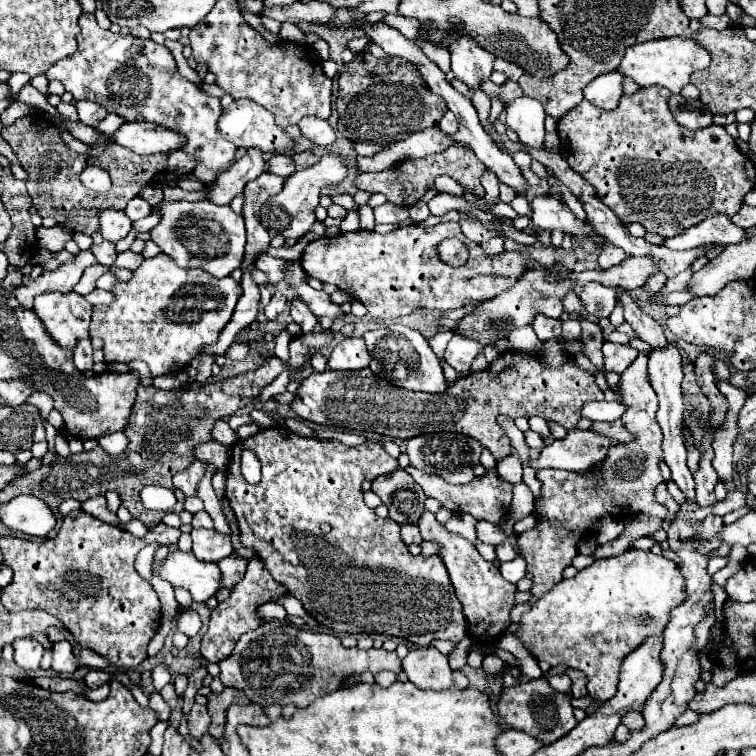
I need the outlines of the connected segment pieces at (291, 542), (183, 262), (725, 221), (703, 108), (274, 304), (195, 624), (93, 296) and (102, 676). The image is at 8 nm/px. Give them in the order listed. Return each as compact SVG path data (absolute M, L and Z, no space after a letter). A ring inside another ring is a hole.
M272 426L272 428L264 428L260 430L258 434L254 434L252 438L248 440L238 440L234 446L232 446L232 460L226 468L226 498L234 510L234 516L238 520L238 528L240 528L240 542L242 546L246 548L252 548L256 552L256 556L264 562L266 570L272 574L272 578L276 582L280 582L282 586L288 588L288 594L292 594L294 598L298 598L306 612L320 620L322 624L326 624L328 628L336 630L336 632L344 632L344 634L386 634L386 636L398 636L398 638L404 638L416 646L430 646L432 640L452 640L452 642L458 642L462 638L468 636L466 628L468 628L468 622L462 614L462 606L460 606L460 600L456 598L454 594L454 588L452 588L452 582L448 578L448 572L440 560L440 556L430 556L430 558L422 558L422 556L412 556L406 548L406 544L402 542L400 538L400 526L390 520L390 518L378 518L366 504L364 504L364 498L362 498L362 482L368 478L378 478L382 474L390 474L398 470L398 460L388 456L380 444L360 444L360 446L344 446L342 442L338 440L316 440L316 438L302 438L294 432L290 432L286 426ZM244 448L250 448L258 454L260 462L262 462L262 480L258 484L248 484L244 480L244 476L240 474L240 452ZM322 522L328 522L332 524L332 530L328 534L322 534L320 530L320 524Z
M210 200L202 202L164 202L158 210L160 224L150 230L150 238L174 258L182 268L202 268L214 278L230 276L232 270L240 268L246 246L246 228L240 214L232 212L230 206L214 206Z
M712 216L702 220L696 226L690 226L690 230L684 230L682 234L674 238L666 238L664 246L670 250L688 250L696 248L708 242L718 242L718 244L738 244L746 238L746 232L738 228L736 224L730 222L728 216Z
M670 94L668 106L670 106L670 112L672 112L674 120L690 132L708 128L712 124L714 116L708 110L708 106L702 104L700 100L688 100L688 98L682 98L680 94Z
M274 294L272 296L272 300L270 300L270 304L264 308L264 314L266 314L266 320L274 320L282 310L286 310L286 306L288 306L288 300L286 300L286 296L284 294Z
M184 610L184 612L176 618L176 628L178 628L180 632L184 632L188 638L196 636L198 630L200 630L200 626L202 626L202 622L200 622L200 618L198 618L198 614L196 614L194 610Z
M92 290L90 294L86 294L86 300L92 302L92 306L98 306L98 304L110 304L112 302L112 294L106 292L106 290Z
M92 668L92 670L84 676L84 682L86 682L88 688L98 688L98 686L110 682L110 674L104 672L104 670L94 670L94 668Z

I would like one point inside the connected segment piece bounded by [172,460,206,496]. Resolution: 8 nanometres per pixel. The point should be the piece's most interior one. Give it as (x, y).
(186, 480)

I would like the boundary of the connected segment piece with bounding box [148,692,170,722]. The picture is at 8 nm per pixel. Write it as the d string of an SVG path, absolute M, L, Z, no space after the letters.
M158 692L150 694L150 704L148 704L148 706L158 714L158 718L160 718L160 720L168 722L168 718L170 718L170 706L162 700L162 696L160 696Z

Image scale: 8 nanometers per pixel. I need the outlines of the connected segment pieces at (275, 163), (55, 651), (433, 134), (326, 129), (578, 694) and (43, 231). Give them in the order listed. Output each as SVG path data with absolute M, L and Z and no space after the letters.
M274 154L270 158L270 166L268 166L268 172L272 174L278 174L278 176L284 176L288 178L292 172L294 172L294 160L290 156L282 156L282 154Z
M66 640L56 642L52 648L52 670L56 674L70 674L76 668L78 668L78 664L76 664L76 656L72 652L72 644Z
M426 128L422 132L414 132L408 138L390 144L388 148L384 148L382 152L366 158L366 156L358 156L358 170L360 172L378 172L378 170L386 170L392 164L398 164L404 158L422 158L422 156L430 156L430 154L438 154L442 150L446 150L448 146L458 144L458 146L466 146L456 142L450 134L442 132L440 128Z
M302 118L298 122L302 134L306 138L310 138L312 142L316 142L318 146L332 146L336 140L336 132L332 130L332 126L328 124L328 120L320 120L320 118Z
M568 668L566 674L568 674L570 680L572 680L572 696L574 696L574 698L582 698L582 696L586 696L586 682L588 682L586 676L584 676L582 672L574 670L574 668Z
M52 226L52 228L38 228L36 236L38 236L38 244L42 248L46 248L50 252L58 252L72 238L72 232L62 226Z

